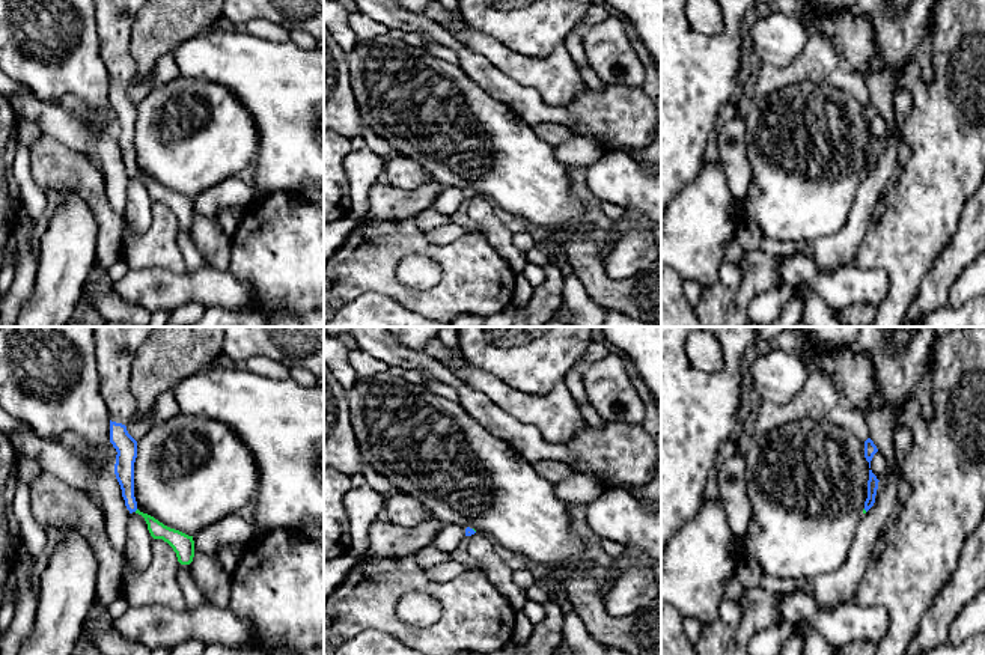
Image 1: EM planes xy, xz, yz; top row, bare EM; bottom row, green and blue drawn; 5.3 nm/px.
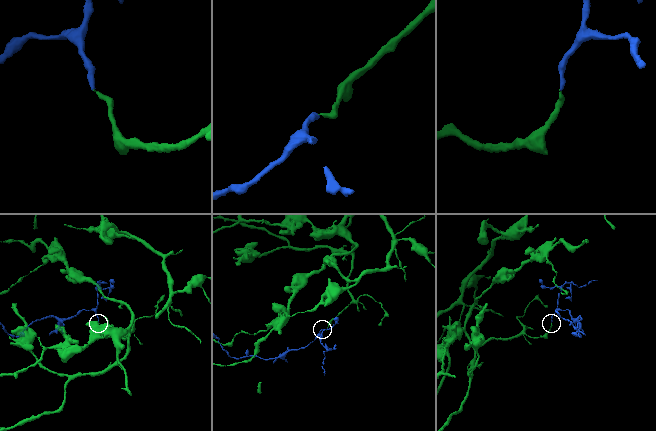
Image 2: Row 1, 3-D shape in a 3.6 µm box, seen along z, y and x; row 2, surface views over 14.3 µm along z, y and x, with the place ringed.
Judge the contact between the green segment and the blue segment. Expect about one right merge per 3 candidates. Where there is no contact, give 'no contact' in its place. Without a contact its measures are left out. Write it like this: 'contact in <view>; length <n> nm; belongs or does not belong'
no contact; belongs

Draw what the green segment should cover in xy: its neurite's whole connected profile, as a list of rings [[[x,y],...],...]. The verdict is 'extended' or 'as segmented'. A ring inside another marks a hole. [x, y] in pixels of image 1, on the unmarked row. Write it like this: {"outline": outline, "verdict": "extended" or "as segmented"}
{"outline": [[[139,172],[136,176],[142,178],[148,187],[148,193],[154,202],[163,202],[167,205],[173,214],[176,215],[178,224],[181,227],[190,227],[194,220],[194,203],[193,199],[188,199],[179,193],[170,191],[155,182],[154,179],[140,175]]], "verdict": "as segmented"}

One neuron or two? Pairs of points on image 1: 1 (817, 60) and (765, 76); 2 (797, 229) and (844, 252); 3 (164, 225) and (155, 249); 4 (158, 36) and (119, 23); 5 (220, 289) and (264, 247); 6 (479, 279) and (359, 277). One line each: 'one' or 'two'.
1: one
2: two
3: one
4: two
5: two
6: one

